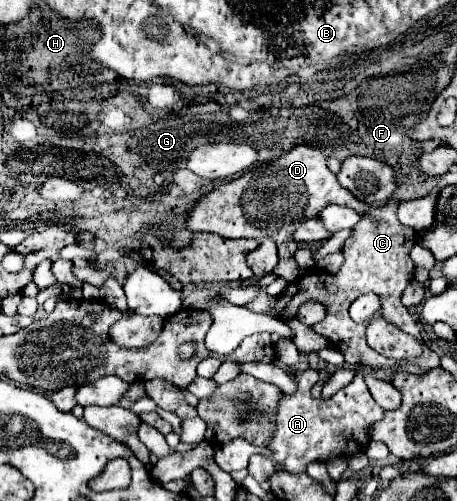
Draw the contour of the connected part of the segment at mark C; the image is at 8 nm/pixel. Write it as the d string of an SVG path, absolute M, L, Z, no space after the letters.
M390 200L384 206L368 208L368 212L354 226L350 238L346 240L346 244L342 248L344 264L340 266L338 272L308 270L296 282L292 282L280 296L270 298L262 290L252 302L246 304L246 308L252 310L252 312L258 312L258 314L268 314L270 310L276 310L274 316L278 320L282 320L284 324L288 324L288 320L296 316L302 302L308 302L308 300L326 302L328 314L322 322L318 322L318 334L328 338L344 354L348 364L352 364L352 366L372 366L374 370L384 370L384 372L398 372L398 368L408 366L408 364L420 366L424 370L438 368L440 366L440 356L436 352L432 352L428 346L422 346L422 350L424 350L422 356L412 358L408 362L398 362L394 358L386 358L386 356L374 352L366 344L366 338L364 338L364 328L366 326L356 324L348 314L350 304L358 296L362 296L366 292L374 292L380 298L380 312L376 316L390 318L392 324L396 324L400 330L412 334L414 338L418 338L418 342L422 342L422 336L420 336L420 330L418 330L416 322L412 320L412 316L408 314L408 310L400 302L400 294L414 280L414 264L410 260L410 250L416 244L416 230L398 222L396 208L398 208L398 200Z

